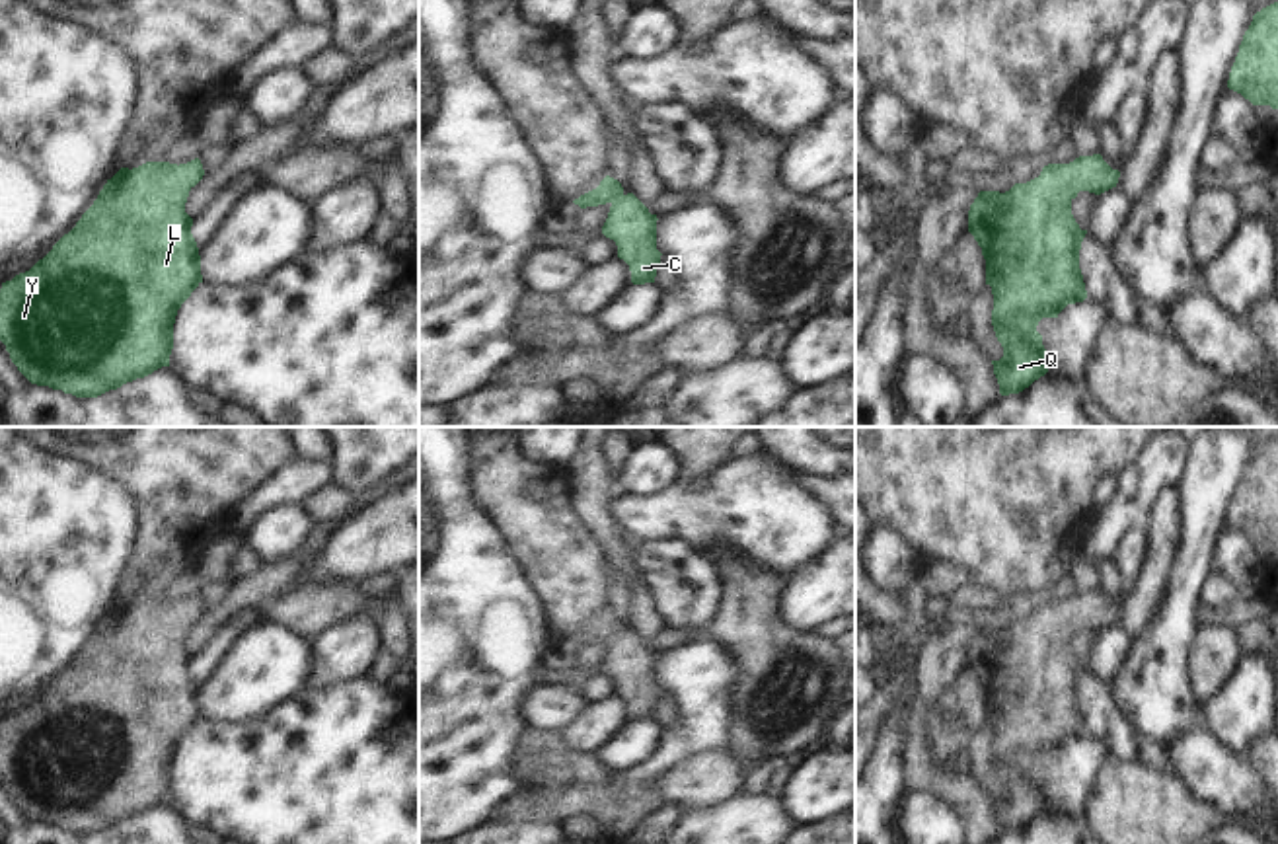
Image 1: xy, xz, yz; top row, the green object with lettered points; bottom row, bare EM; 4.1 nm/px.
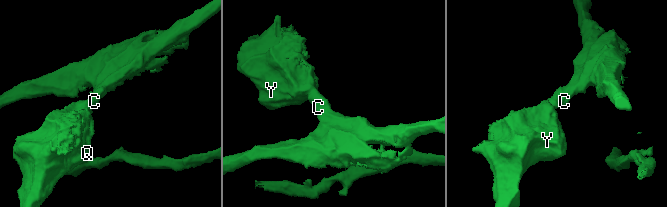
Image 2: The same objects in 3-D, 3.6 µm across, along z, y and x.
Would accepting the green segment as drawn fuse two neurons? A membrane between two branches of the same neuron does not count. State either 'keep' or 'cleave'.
keep

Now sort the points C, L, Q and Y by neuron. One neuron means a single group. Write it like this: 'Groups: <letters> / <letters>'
Groups: C L Q Y

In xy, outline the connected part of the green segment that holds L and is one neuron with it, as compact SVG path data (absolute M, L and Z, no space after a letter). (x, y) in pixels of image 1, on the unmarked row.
M199 595L187 600L146 598L121 604L99 628L76 663L29 708L2 719L0 778L18 807L37 823L76 834L97 834L127 819L169 803L177 747L203 719L201 692L185 649L189 628L203 616Z

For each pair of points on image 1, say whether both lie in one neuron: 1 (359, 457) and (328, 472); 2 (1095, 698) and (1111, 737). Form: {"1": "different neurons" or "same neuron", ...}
{"1": "different neurons", "2": "same neuron"}

